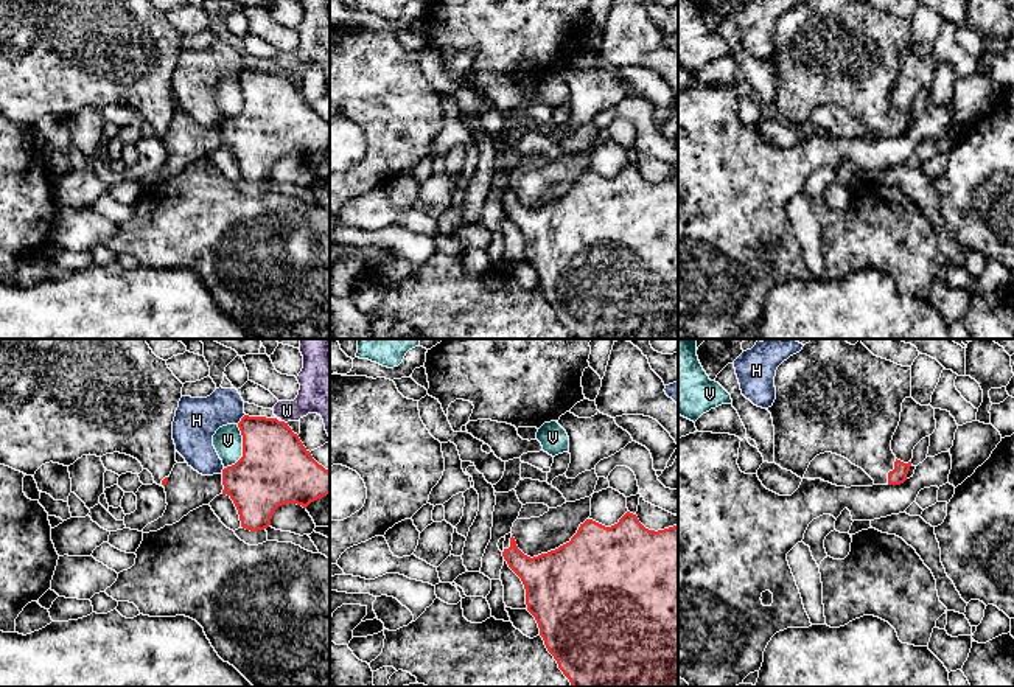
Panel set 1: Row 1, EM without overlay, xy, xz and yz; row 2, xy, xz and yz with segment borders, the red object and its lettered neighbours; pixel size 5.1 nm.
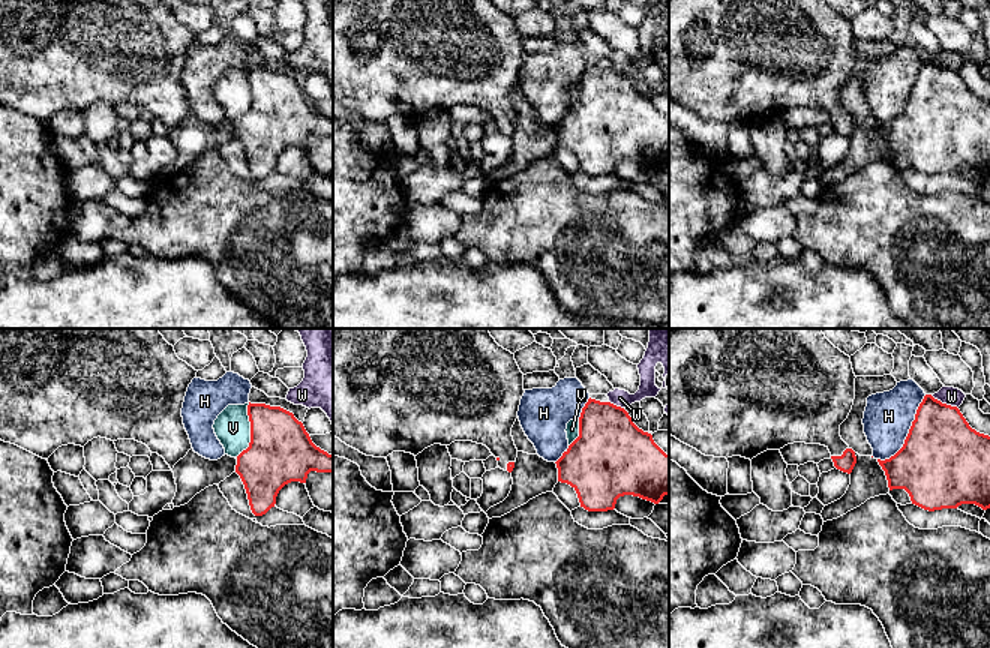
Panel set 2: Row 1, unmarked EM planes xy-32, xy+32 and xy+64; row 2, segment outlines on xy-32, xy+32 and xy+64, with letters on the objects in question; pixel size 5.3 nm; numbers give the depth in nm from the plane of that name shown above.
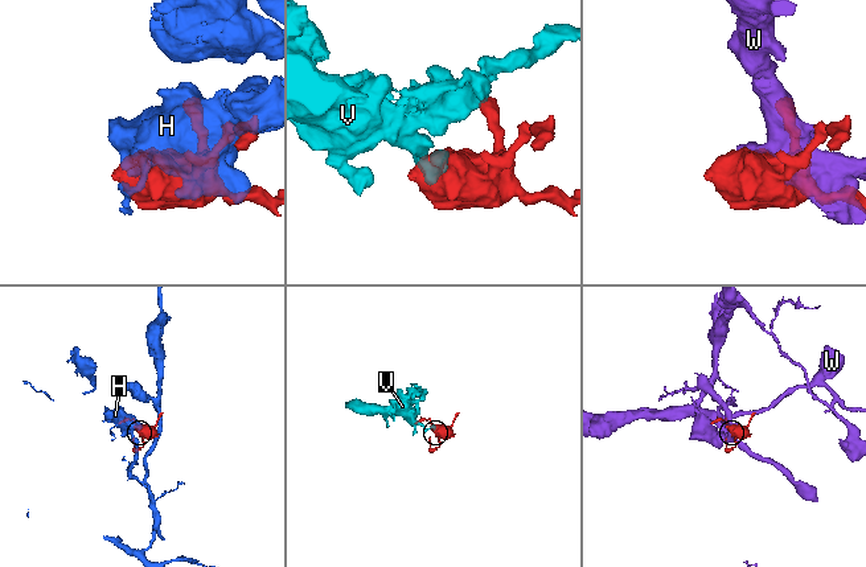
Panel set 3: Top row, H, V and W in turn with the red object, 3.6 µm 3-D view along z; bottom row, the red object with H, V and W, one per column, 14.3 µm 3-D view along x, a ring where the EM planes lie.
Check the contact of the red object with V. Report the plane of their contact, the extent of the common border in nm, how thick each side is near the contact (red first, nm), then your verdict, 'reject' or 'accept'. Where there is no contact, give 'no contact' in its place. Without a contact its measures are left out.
meets red in xy; contact 240 nm long; 380 nm thick on the red side, 150 nm on the other; reject

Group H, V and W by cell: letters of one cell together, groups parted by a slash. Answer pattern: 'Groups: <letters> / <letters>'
Groups: H / V / W

